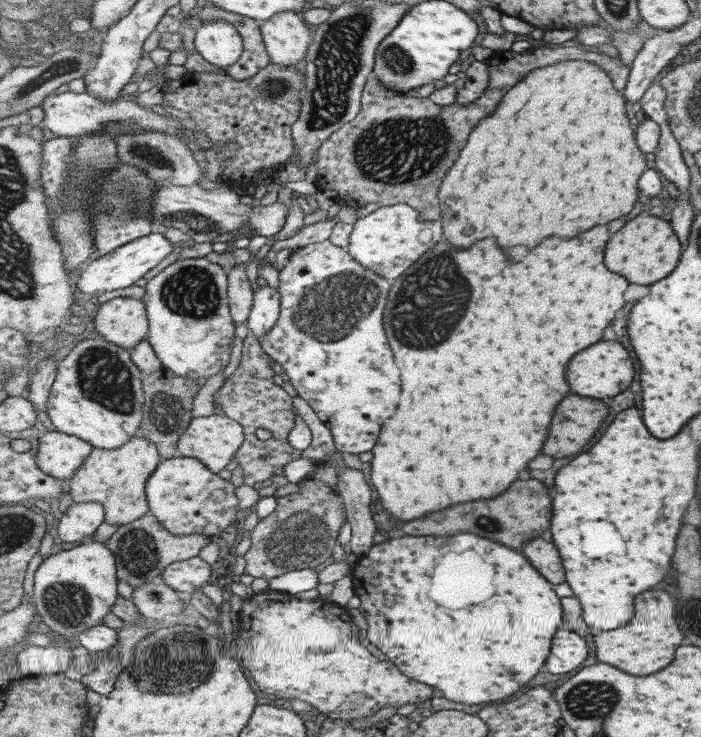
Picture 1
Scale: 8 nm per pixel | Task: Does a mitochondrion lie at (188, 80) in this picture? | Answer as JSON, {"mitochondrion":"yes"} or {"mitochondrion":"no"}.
{"mitochondrion":"no"}

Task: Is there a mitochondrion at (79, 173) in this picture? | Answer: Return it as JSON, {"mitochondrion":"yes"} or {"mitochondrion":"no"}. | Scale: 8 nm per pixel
{"mitochondrion":"yes"}

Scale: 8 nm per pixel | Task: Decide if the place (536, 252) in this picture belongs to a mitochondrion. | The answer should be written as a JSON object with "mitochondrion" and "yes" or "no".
{"mitochondrion":"no"}

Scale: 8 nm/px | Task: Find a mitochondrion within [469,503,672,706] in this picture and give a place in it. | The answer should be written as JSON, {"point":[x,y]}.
{"point":[502,529]}

